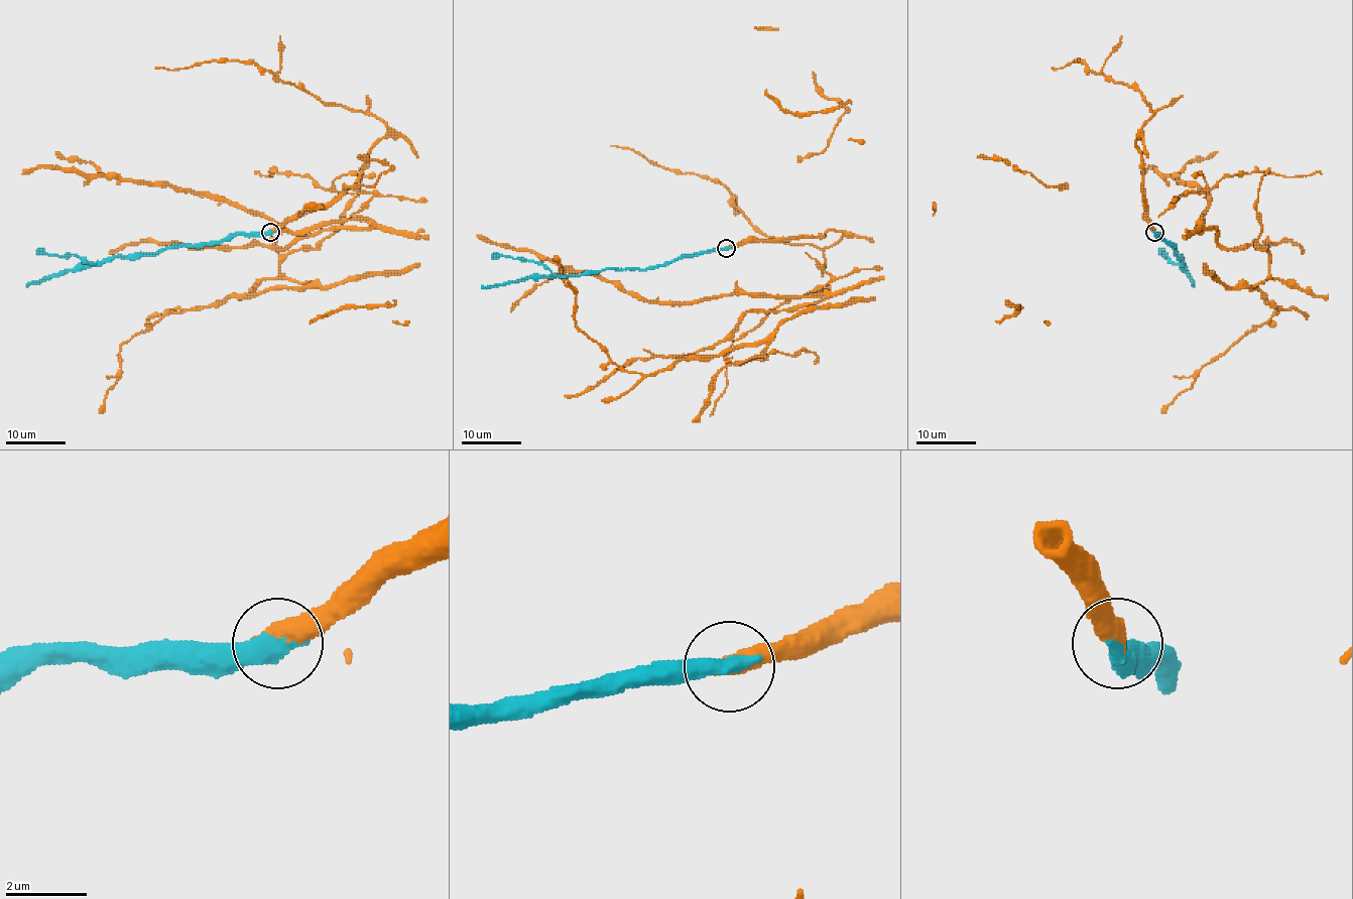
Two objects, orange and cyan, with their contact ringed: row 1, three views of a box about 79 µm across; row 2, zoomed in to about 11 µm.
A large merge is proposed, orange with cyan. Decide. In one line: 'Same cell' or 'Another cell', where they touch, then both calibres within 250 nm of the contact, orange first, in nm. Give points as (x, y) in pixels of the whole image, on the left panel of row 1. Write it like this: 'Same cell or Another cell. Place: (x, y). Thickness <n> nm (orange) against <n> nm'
Same cell. Place: (270, 232). Thickness 550 nm (orange) against 550 nm

